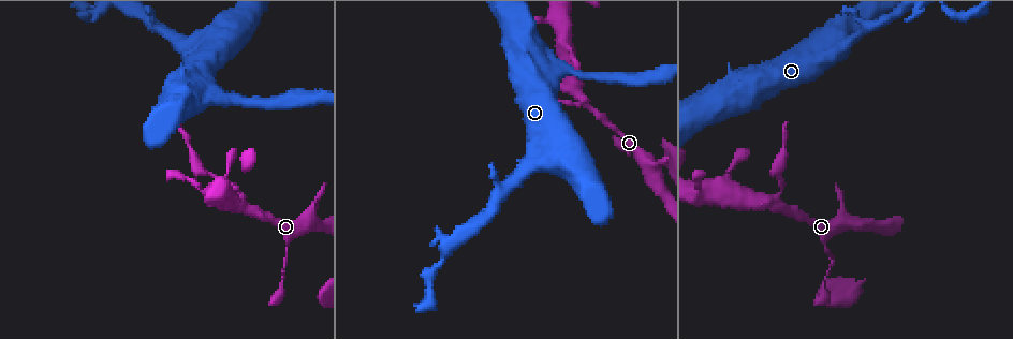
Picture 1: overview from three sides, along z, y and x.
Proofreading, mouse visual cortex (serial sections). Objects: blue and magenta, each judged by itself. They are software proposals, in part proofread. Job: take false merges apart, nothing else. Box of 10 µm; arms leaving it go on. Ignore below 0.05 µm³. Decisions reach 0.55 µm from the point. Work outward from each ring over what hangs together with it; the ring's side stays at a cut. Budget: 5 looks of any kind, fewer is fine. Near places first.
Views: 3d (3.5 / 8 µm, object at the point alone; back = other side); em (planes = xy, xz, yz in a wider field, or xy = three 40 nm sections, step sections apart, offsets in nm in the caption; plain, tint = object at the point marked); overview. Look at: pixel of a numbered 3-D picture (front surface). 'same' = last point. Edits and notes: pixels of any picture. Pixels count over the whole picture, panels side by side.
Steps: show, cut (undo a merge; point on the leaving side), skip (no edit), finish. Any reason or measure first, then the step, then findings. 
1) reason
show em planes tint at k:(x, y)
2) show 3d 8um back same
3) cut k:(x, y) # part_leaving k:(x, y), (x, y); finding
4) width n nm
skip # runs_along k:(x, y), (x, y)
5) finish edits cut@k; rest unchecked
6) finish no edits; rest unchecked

show 3d 8um at 1:(207, 95)

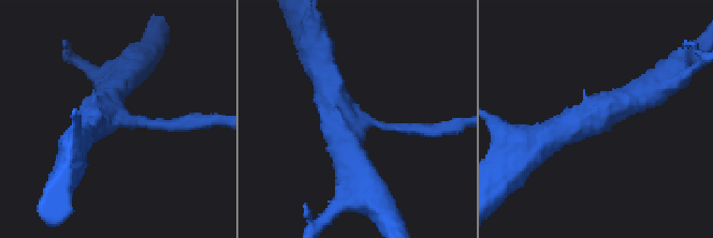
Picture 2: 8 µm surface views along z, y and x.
closer look
show 3d 3.5um same

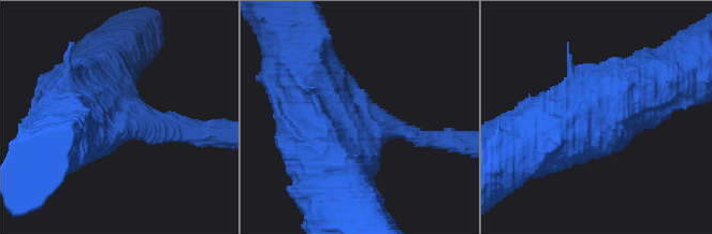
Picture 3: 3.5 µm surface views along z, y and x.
need the tissue
show em xy step 5 tint at 3:(124, 119)

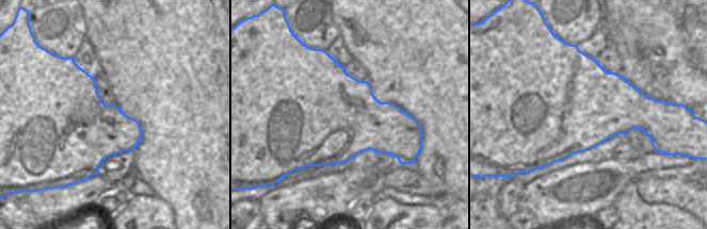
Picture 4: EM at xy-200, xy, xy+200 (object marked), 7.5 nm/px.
skip # runs_along 3:(694, 71), (648, 84), (565, 130); continuous, no second cell

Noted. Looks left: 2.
small branch off a trunk
show 3d 8um at 1:(580, 97)

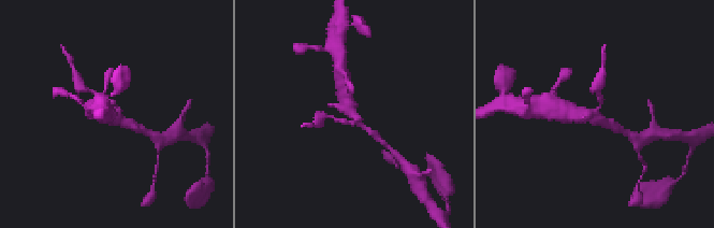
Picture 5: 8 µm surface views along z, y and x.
need the tissue
show em planes tint same

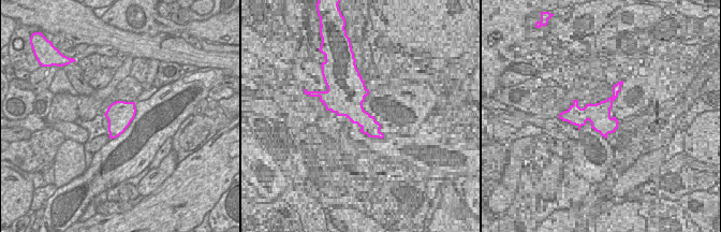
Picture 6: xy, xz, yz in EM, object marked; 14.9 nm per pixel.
skip # runs_along 5:(377, 137), (350, 113), (345, 89); one cell here

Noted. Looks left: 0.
finish no edits; rest unchecked

